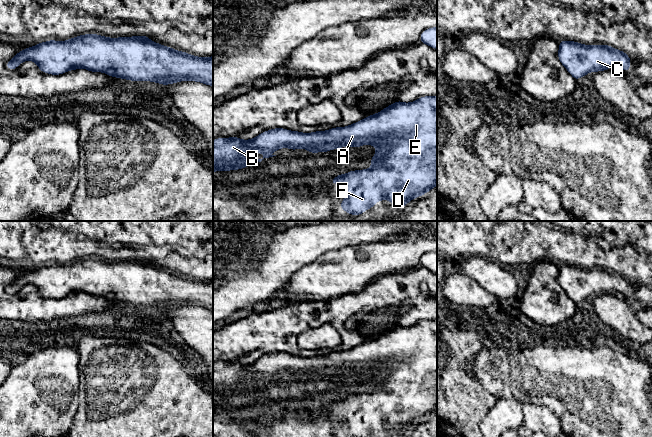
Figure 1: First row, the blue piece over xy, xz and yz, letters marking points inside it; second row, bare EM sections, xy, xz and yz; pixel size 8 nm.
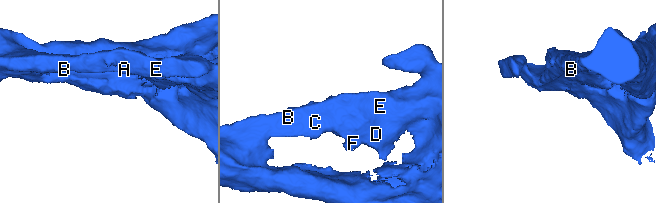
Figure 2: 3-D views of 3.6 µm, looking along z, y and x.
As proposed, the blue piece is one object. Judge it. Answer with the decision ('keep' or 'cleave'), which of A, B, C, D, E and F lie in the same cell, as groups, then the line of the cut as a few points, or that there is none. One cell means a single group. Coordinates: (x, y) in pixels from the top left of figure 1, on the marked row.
keep; groups A B C D E F; cut none

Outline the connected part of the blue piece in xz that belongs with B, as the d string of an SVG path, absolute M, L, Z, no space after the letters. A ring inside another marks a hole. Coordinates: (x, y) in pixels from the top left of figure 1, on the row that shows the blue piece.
M437 95L423 96L416 101L404 103L401 100L387 106L380 112L367 116L346 127L335 127L327 131L315 131L312 133L302 133L290 131L284 128L275 128L262 132L260 135L250 140L243 140L238 137L217 138L213 141L213 172L239 170L248 167L255 162L261 162L264 158L273 157L272 153L280 148L297 150L307 149L307 153L324 153L345 146L358 148L369 143L371 147L376 147L377 152L369 159L372 166L369 169L349 171L346 174L339 174L330 180L330 184L341 184L350 193L341 202L340 208L350 215L362 215L362 213L374 205L379 200L389 200L392 204L405 207L408 202L422 196L437 186ZM260 152L264 156L262 159L244 159L245 153Z

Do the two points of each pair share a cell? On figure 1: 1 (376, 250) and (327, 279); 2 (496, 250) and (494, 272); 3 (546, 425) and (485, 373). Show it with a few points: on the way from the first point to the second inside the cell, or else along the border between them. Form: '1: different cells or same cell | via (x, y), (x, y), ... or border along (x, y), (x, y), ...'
1: same cell | via (366, 262), (348, 271), (340, 272)
2: different cells | border along (492, 259), (494, 261)
3: different cells | border along (523, 402), (544, 405), (546, 407)

